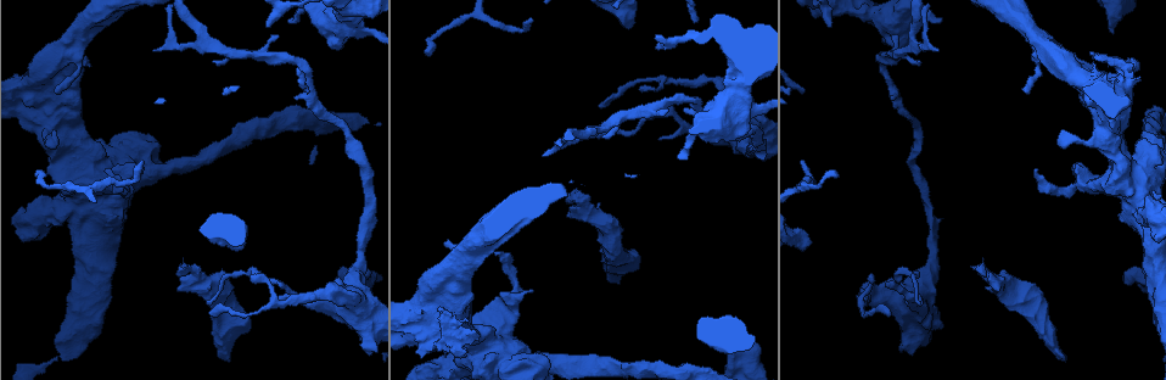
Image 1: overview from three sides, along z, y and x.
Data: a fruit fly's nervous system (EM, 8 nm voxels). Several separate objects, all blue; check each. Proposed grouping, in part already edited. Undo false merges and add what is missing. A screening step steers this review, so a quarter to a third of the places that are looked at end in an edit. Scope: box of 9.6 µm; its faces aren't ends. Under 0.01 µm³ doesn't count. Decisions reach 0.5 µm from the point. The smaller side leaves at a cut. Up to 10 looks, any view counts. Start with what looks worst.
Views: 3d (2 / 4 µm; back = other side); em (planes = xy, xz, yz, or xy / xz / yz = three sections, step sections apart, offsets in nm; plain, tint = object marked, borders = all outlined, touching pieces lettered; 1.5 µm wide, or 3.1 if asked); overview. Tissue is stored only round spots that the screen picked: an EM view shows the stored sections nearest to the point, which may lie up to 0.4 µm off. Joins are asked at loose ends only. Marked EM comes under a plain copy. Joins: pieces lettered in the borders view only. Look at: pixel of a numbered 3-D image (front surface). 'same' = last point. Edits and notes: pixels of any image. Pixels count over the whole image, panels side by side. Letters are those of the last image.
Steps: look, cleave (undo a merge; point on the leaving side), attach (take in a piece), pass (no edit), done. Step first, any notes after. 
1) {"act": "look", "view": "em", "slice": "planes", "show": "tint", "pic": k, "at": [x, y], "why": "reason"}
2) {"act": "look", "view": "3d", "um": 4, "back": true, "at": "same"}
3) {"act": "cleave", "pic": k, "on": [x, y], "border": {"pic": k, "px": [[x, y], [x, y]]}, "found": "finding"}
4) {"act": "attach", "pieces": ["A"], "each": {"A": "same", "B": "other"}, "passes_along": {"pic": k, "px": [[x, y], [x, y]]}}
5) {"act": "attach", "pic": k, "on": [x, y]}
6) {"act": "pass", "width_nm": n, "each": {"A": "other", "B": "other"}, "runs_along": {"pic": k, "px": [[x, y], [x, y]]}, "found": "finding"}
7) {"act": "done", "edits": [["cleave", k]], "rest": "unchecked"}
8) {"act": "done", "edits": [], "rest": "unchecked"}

{"act": "look", "view": "em", "slice": "planes", "show": "borders", "pic": 1, "at": [1064, 361], "why": "branch stops here"}

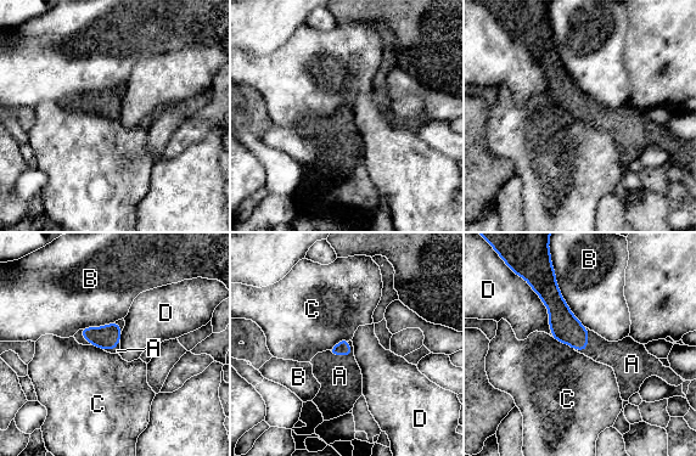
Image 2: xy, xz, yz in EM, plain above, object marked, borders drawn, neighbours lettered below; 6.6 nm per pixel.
{"act": "attach", "pieces": ["A"], "each": {"A": "same", "B": "other", "C": "other", "D": "other"}, "passes_along": {"pic": 2, "px": [[342, 348], [341, 354], [340, 376]]}, "found": "the neuron continues"}

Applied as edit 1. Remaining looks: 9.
{"act": "look", "view": "em", "slice": "planes", "show": "borders", "pic": 1, "at": [1114, 33], "why": "stops while still wide"}

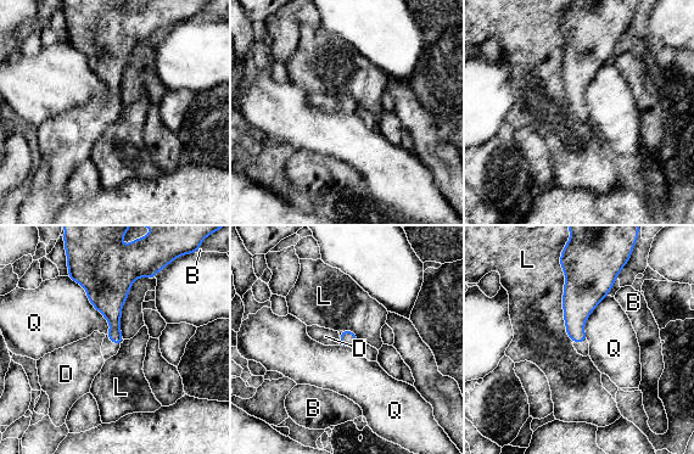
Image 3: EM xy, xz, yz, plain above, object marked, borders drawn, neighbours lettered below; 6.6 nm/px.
{"act": "attach", "pieces": ["D"], "longest_contact_nm": ["L", 550], "each": {"B": "other", "D": "same", "L": "other", "Q": "other"}, "found": "the neuron continues"}

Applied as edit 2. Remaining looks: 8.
{"act": "done", "edits": [["attach", 2], ["attach", 3]], "rest": "unchecked"}

